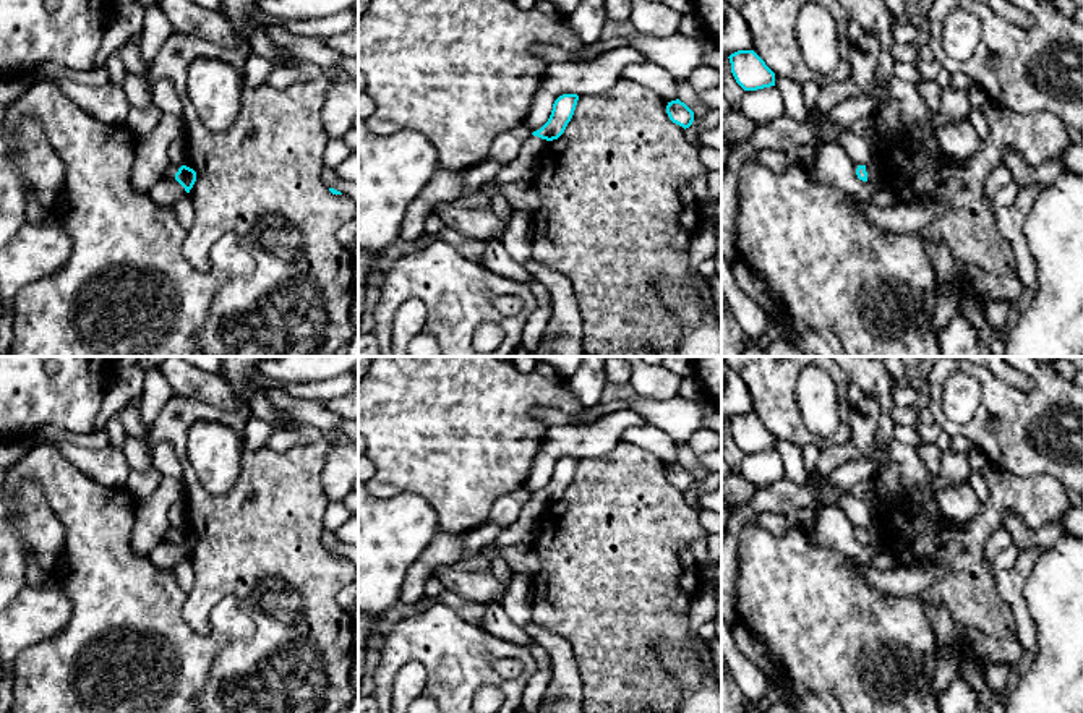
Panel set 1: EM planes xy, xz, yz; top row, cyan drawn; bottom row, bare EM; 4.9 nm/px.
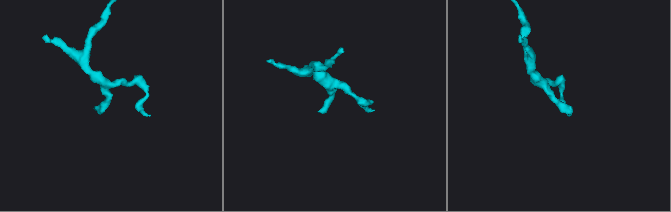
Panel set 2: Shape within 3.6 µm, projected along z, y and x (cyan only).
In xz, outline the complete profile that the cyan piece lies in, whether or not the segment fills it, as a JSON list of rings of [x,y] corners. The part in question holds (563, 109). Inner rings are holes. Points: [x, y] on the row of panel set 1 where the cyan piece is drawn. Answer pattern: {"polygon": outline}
{"polygon": [[[577,94],[559,96],[553,104],[548,122],[532,133],[532,136],[524,143],[517,159],[504,165],[491,181],[509,183],[522,178],[532,180],[538,169],[540,154],[550,141],[558,139],[564,133],[574,115],[577,100]]]}

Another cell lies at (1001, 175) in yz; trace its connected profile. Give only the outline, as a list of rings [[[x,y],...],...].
[[[1004,164],[997,165],[986,178],[984,191],[987,199],[994,199],[994,196],[1013,180],[1010,169]]]

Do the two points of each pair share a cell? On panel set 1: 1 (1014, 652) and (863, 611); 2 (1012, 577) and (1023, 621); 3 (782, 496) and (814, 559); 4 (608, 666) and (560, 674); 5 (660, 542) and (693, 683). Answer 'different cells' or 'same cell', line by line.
1: different cells
2: same cell
3: different cells
4: different cells
5: different cells

